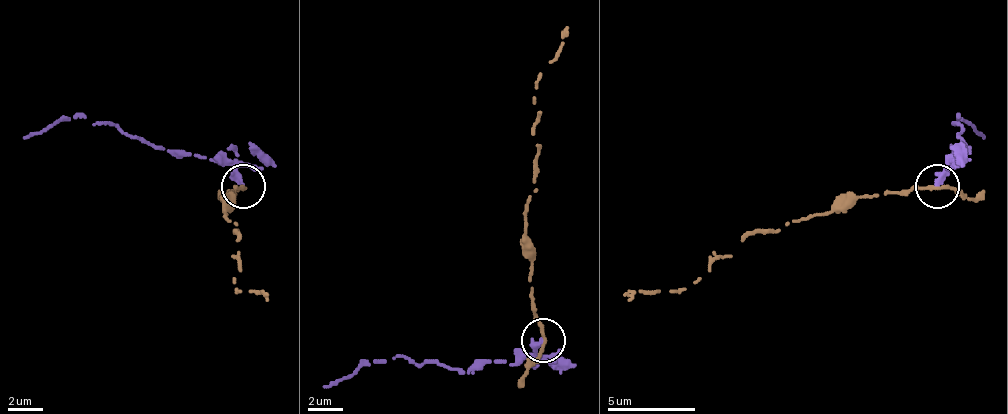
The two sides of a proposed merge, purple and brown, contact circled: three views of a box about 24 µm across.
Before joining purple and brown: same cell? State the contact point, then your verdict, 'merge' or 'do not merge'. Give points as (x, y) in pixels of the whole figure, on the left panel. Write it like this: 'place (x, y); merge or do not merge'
place (243, 186); do not merge

